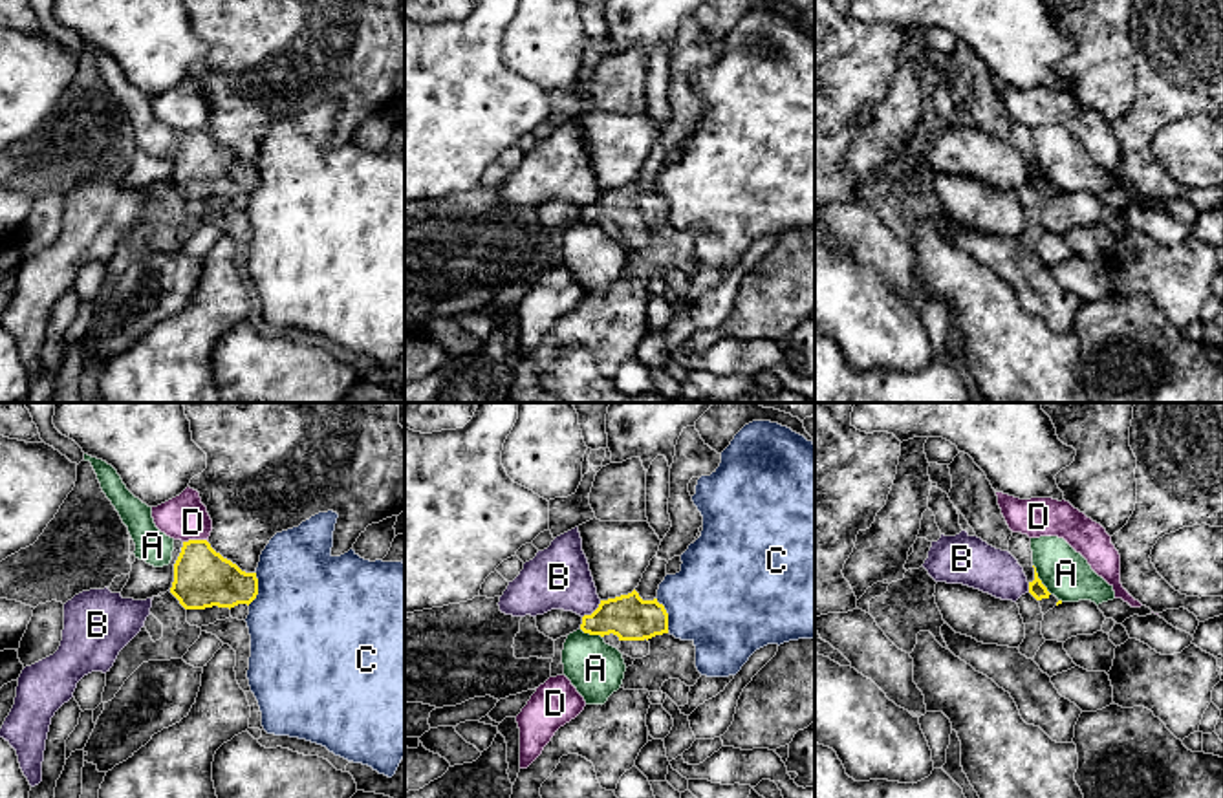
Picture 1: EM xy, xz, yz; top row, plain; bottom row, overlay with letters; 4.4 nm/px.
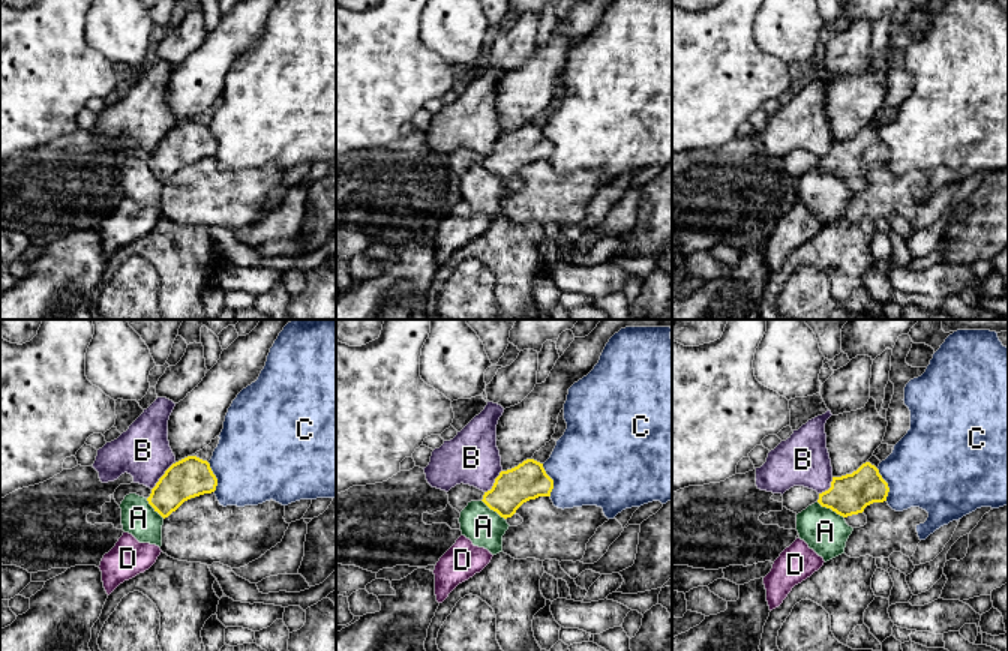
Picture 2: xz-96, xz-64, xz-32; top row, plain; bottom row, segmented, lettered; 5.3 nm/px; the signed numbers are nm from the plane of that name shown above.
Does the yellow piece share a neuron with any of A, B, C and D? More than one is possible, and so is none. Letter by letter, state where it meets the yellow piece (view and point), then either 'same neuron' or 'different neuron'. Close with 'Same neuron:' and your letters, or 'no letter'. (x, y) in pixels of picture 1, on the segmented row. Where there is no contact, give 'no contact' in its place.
A: meets yellow in yz at (1039, 579); different neuron
B: meets yellow in xz at (594, 612); different neuron
C: meets yellow in xz at (667, 614); different neuron
D: meets yellow in xy at (194, 540); different neuron
Same neuron: no letter

